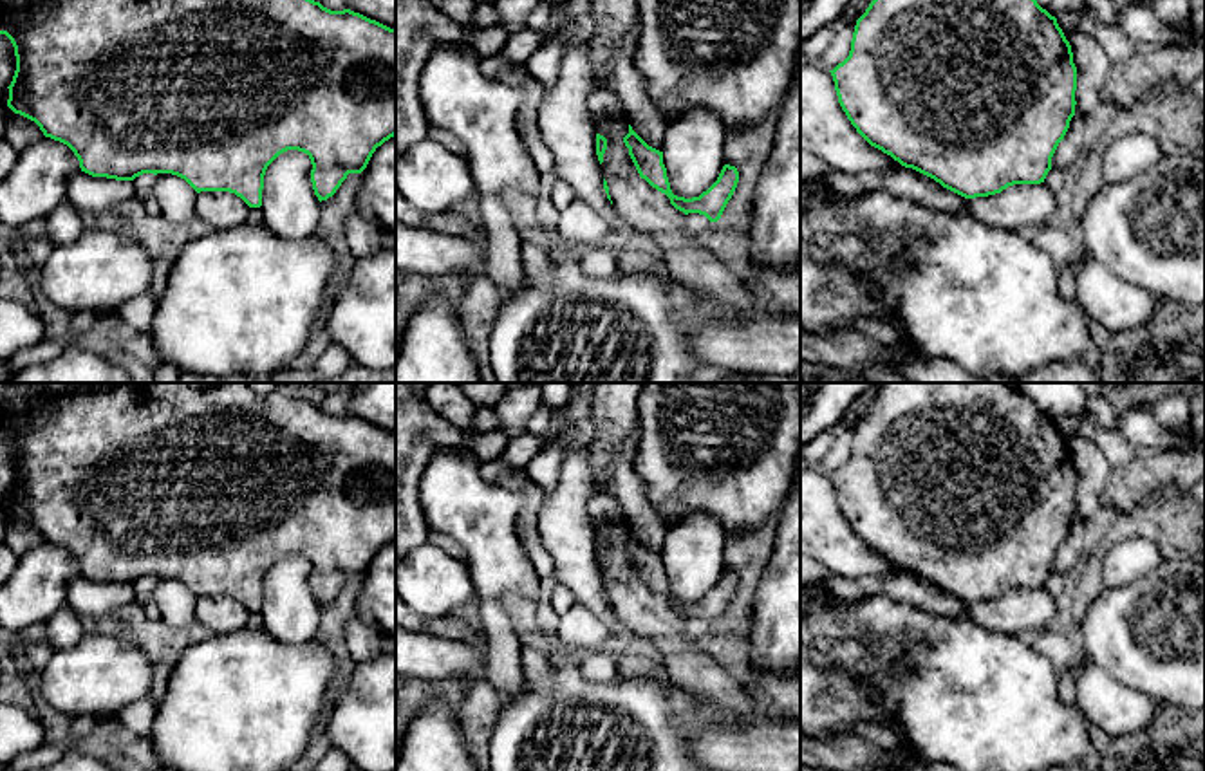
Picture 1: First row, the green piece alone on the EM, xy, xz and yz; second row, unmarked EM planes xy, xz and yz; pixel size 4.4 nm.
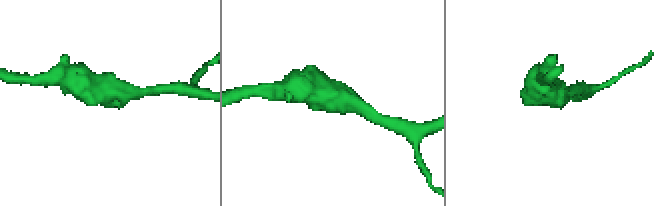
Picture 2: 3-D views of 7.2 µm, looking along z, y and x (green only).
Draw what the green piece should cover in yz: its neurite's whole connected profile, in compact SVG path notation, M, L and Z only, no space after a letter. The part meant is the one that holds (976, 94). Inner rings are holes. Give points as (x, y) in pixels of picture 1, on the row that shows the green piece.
M873 0L856 20L849 56L829 72L842 110L871 146L965 199L995 195L1014 184L1044 182L1051 170L1051 157L1070 128L1077 105L1077 67L1071 45L1057 18L1042 9L1037 0Z

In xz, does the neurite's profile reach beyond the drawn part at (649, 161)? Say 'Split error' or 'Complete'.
Complete

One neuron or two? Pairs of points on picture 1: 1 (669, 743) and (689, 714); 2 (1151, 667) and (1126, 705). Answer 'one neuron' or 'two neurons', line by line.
1: one neuron
2: two neurons

